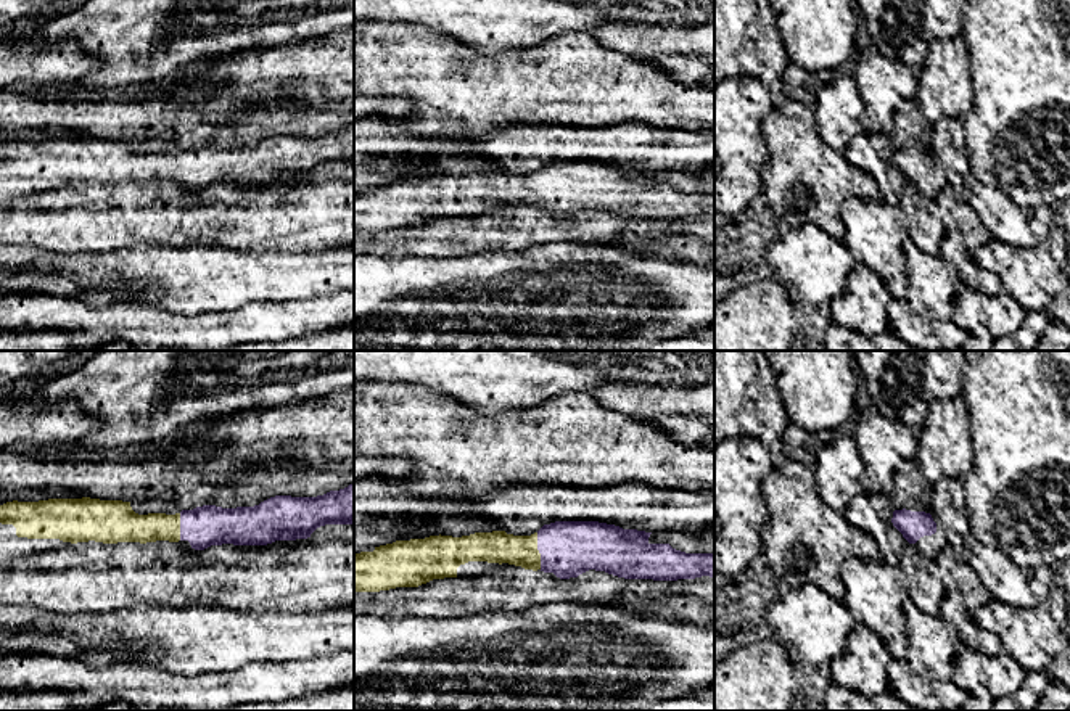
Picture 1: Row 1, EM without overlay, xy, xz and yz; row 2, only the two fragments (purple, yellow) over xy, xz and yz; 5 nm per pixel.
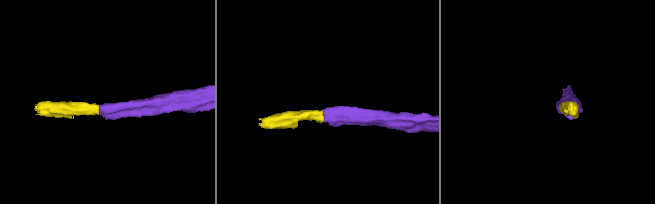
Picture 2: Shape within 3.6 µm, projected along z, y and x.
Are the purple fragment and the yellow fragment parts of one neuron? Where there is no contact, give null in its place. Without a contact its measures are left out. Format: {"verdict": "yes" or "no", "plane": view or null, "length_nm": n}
{"verdict": "yes", "plane": "xz", "length_nm": 190}

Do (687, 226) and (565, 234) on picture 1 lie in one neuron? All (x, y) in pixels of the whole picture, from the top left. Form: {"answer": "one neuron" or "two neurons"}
{"answer": "one neuron"}

